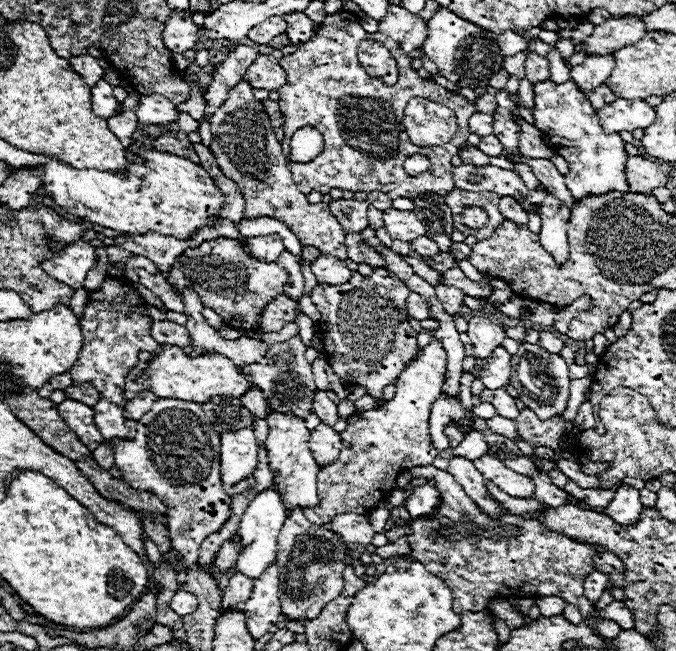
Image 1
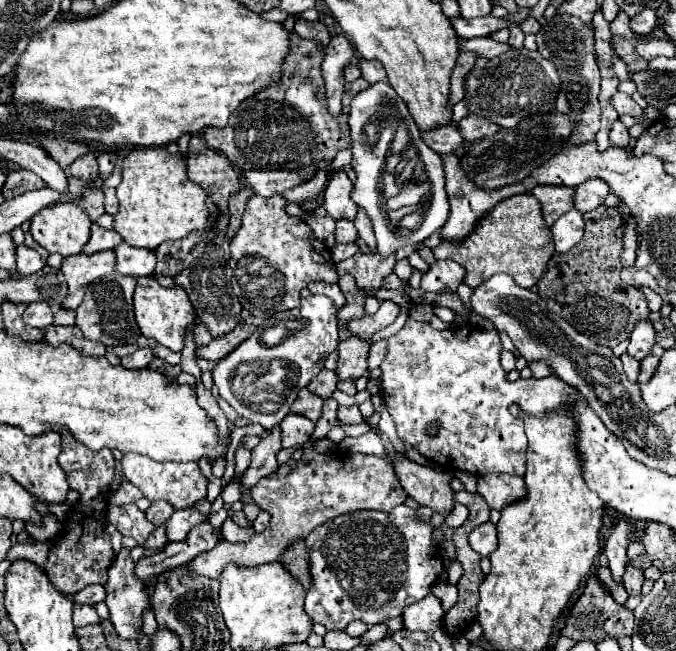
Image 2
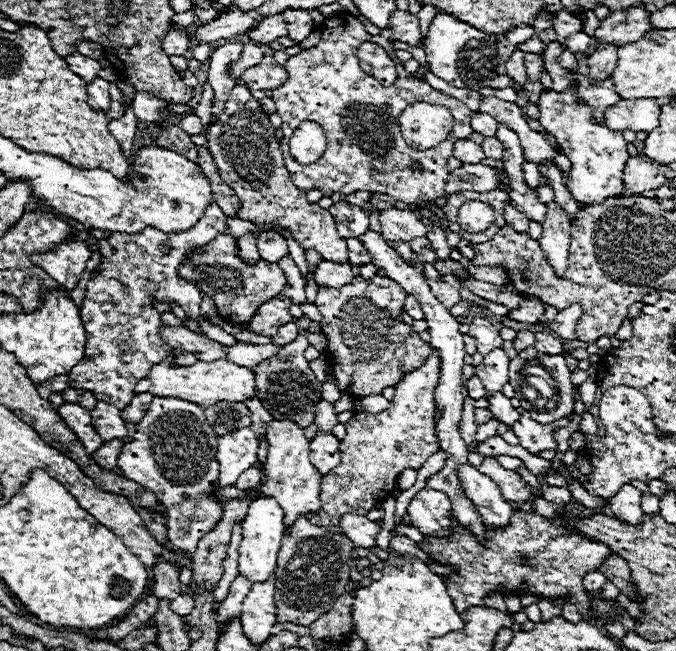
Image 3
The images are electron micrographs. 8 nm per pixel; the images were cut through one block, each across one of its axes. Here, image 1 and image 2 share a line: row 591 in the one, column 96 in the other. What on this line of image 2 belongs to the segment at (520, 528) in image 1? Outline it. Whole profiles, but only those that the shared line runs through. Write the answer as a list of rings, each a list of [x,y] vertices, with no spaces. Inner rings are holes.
[[[60,428],[62,434],[62,452],[60,452],[60,466],[66,472],[68,484],[76,490],[80,500],[72,504],[64,520],[62,534],[52,542],[46,562],[46,574],[56,590],[68,596],[76,590],[91,584],[105,585],[108,581],[108,569],[114,562],[115,553],[110,544],[110,534],[106,532],[106,510],[108,510],[108,492],[114,480],[114,456],[108,448],[90,450],[88,446],[80,444],[70,430]]]

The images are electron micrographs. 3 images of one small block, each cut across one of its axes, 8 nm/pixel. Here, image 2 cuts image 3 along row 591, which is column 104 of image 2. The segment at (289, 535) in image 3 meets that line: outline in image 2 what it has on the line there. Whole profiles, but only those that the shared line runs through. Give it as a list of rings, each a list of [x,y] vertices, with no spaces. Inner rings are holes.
[[[112,272],[110,276],[102,276],[100,280],[94,280],[88,286],[86,296],[76,310],[76,326],[82,330],[84,338],[102,342],[108,348],[122,344],[136,344],[136,340],[140,338],[140,330],[132,312],[134,286],[136,280],[132,276],[120,276],[118,272]]]

